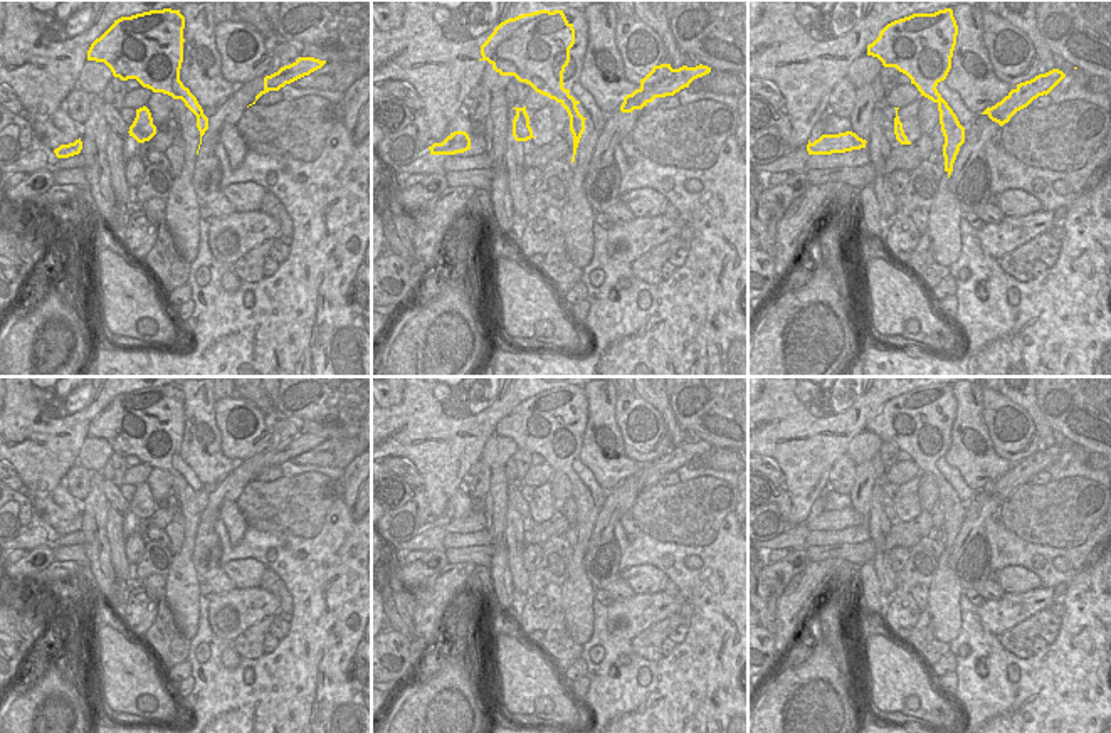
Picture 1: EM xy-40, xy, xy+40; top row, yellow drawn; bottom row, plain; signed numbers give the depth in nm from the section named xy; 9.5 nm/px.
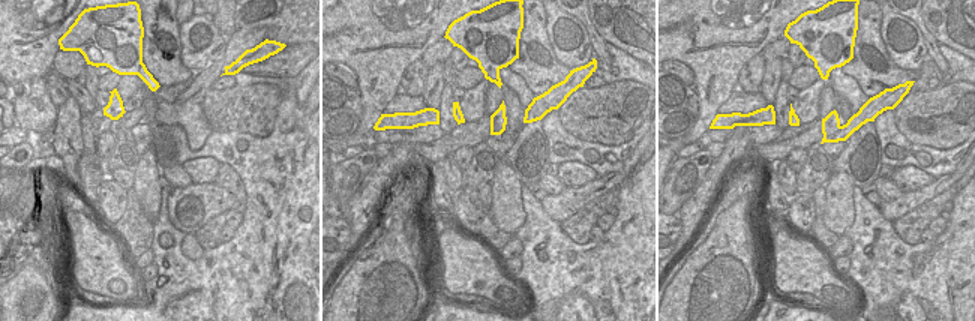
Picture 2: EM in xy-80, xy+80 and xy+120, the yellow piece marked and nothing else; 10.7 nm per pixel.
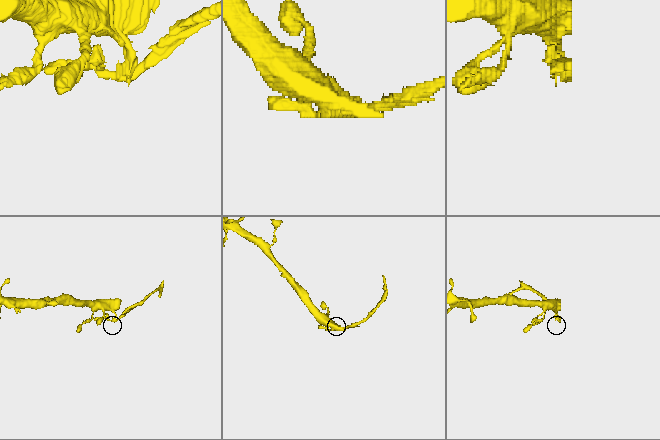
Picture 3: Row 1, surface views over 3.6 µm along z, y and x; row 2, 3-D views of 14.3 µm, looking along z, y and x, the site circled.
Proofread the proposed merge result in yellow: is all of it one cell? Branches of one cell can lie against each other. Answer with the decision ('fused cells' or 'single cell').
fused cells

